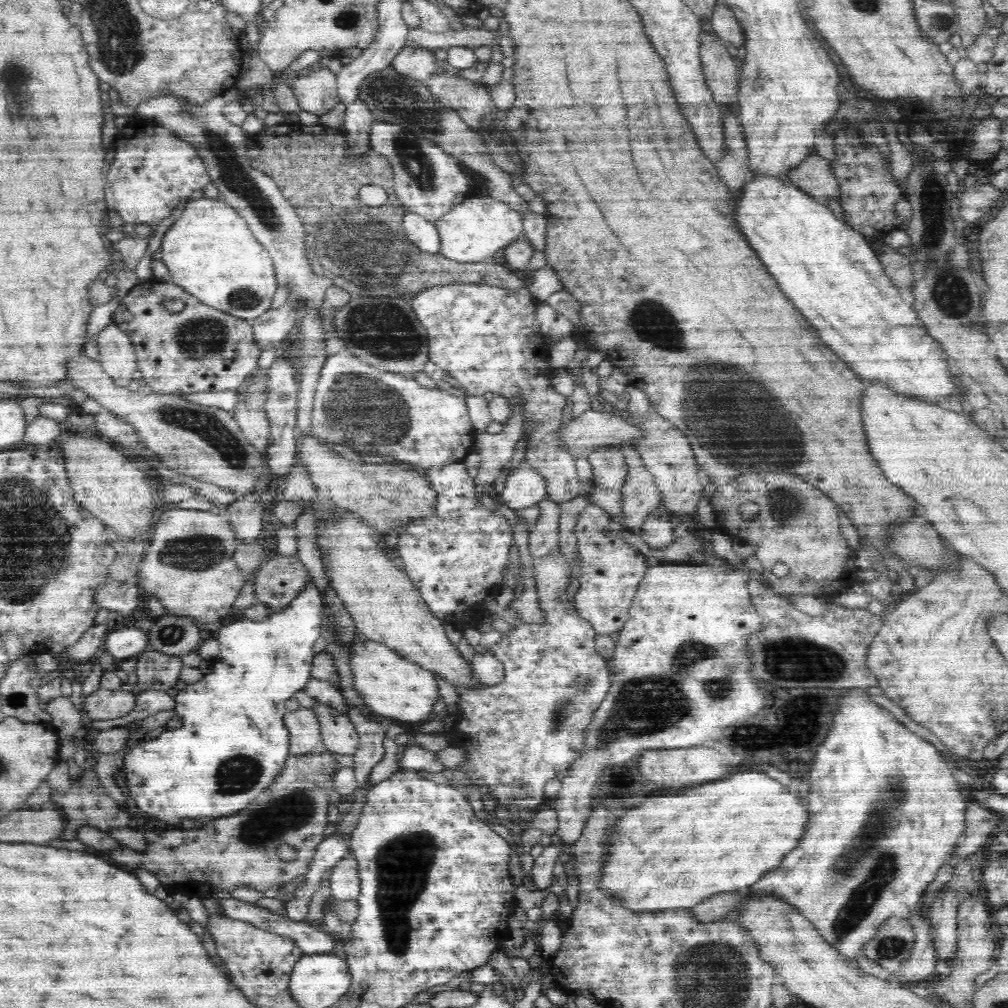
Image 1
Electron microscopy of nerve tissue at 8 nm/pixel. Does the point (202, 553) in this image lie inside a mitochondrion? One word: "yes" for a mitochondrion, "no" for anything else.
yes

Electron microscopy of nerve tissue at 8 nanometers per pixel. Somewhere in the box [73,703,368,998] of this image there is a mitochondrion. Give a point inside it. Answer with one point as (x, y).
(290, 811)

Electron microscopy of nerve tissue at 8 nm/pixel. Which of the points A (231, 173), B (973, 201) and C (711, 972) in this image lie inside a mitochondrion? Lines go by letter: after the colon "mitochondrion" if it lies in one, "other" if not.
A: mitochondrion
B: other
C: mitochondrion

